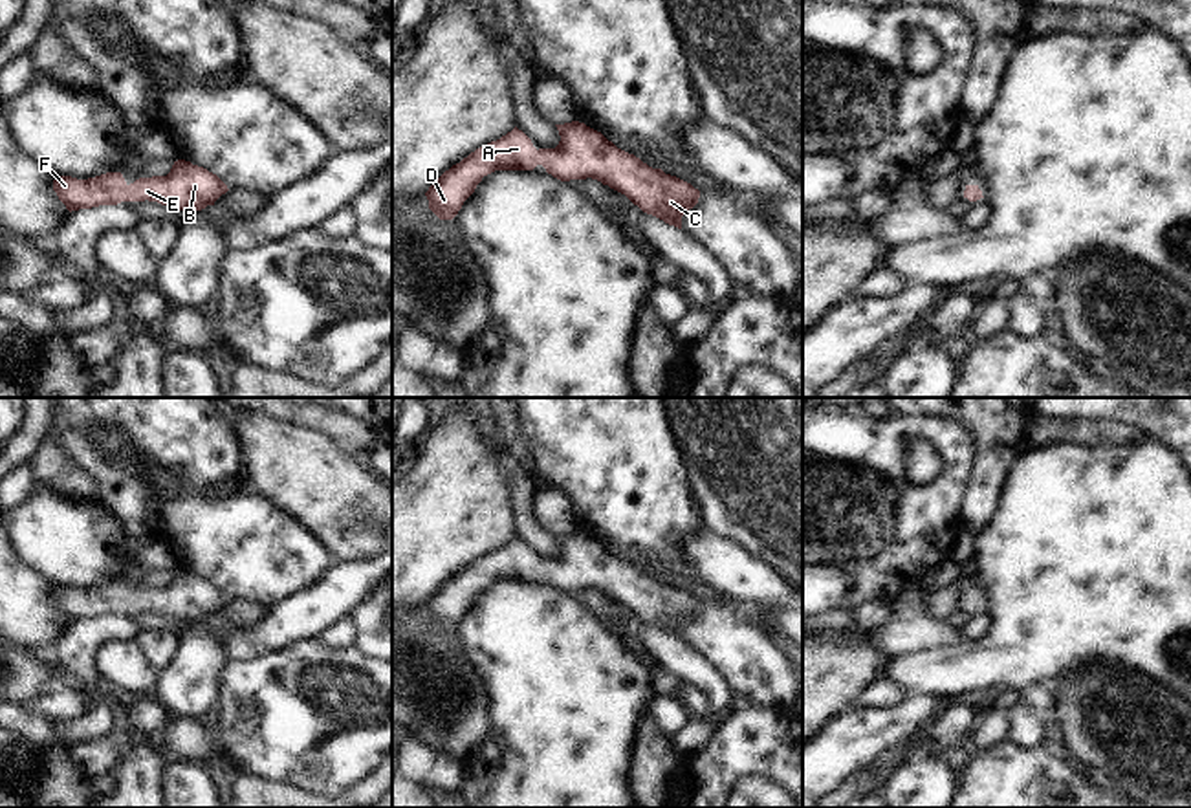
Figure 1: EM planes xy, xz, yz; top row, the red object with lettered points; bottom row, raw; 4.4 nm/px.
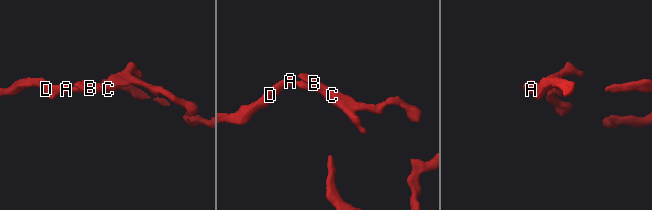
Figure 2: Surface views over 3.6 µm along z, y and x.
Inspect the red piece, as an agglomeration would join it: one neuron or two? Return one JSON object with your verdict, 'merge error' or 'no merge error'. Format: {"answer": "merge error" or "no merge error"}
{"answer": "no merge error"}

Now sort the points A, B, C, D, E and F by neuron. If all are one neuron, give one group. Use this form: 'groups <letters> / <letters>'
groups A B C D E F

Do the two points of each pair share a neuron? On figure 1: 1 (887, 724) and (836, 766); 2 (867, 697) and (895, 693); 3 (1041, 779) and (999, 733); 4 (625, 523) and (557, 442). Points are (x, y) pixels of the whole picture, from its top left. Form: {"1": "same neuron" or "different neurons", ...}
{"1": "same neuron", "2": "same neuron", "3": "different neurons", "4": "same neuron"}

